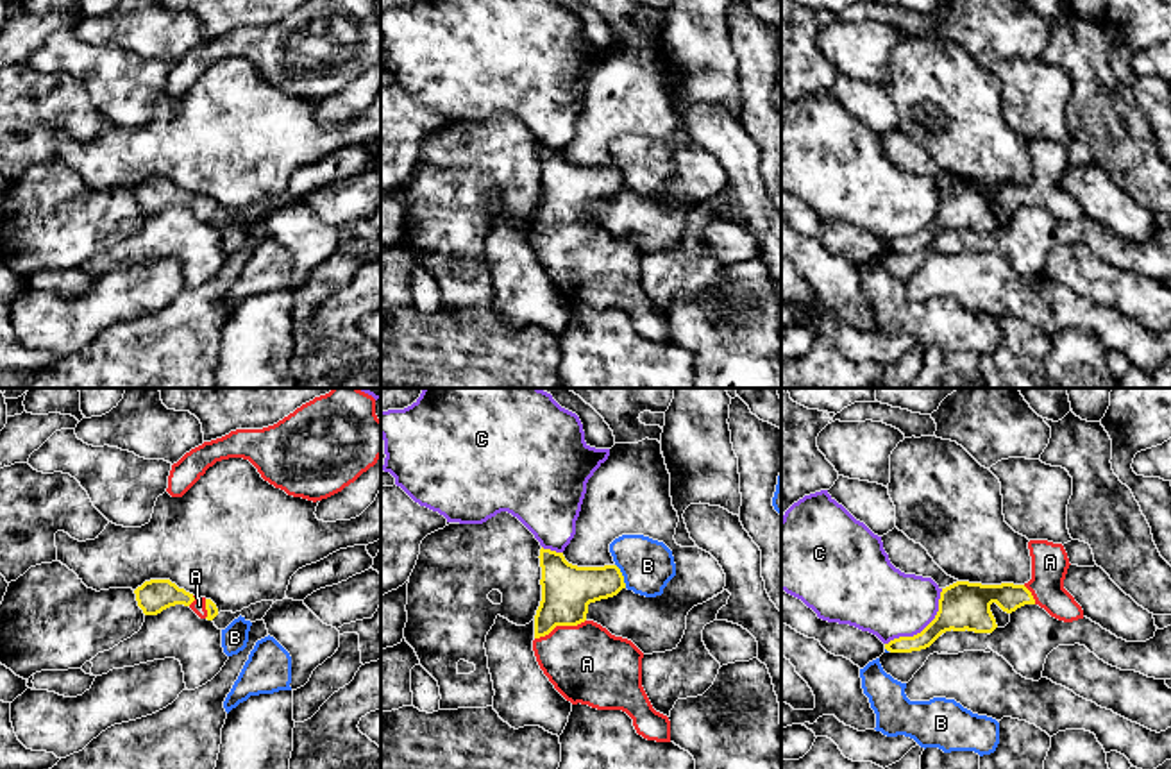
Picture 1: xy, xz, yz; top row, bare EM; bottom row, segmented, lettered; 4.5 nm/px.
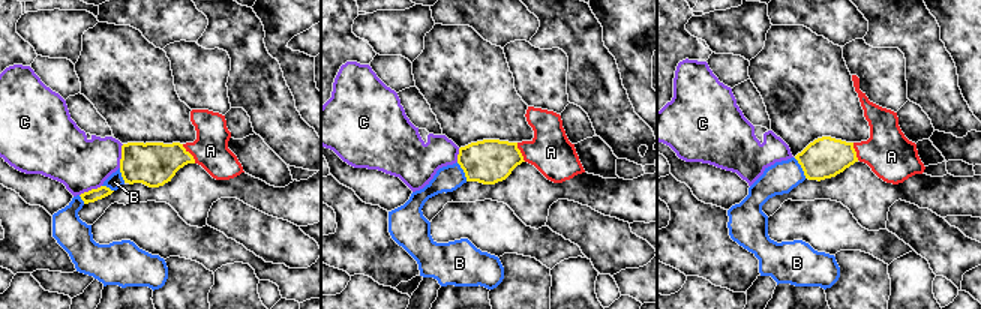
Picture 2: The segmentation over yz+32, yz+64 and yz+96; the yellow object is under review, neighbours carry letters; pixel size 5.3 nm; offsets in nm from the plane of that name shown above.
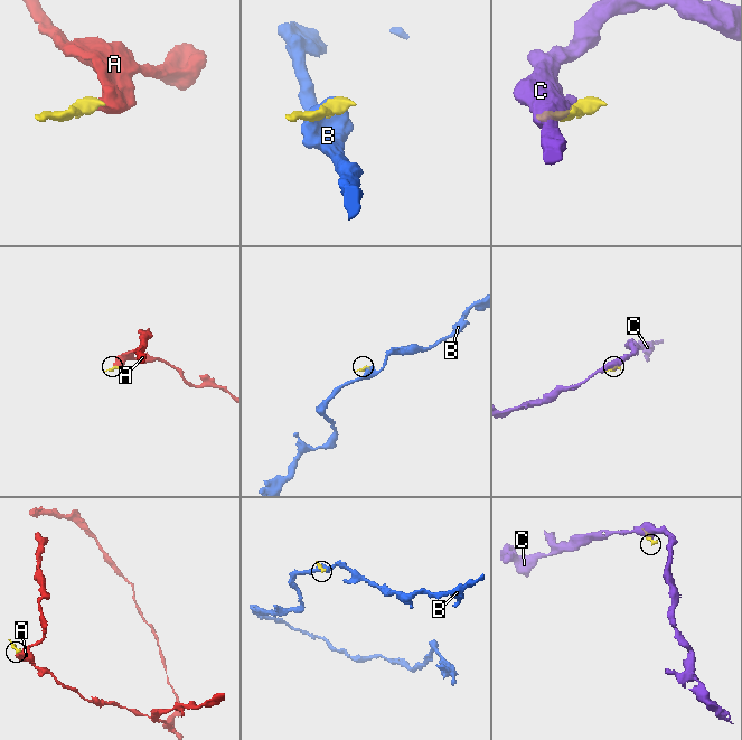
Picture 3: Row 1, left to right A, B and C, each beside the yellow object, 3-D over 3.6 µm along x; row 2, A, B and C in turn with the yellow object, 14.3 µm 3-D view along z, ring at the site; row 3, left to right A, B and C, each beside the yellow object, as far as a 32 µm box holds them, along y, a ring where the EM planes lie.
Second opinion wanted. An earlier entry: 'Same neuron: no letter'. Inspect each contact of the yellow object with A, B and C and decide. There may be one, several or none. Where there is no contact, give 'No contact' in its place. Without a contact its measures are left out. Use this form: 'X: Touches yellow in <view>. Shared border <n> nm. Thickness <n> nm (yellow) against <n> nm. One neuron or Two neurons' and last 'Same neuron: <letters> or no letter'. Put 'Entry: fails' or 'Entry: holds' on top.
Entry: fails
A: Touches yellow in xz. Shared border 240 nm. Thickness 240 nm (yellow) against 360 nm. One neuron
B: Touches yellow in xz. Shared border 120 nm. Thickness 220 nm (yellow) against 240 nm. Two neurons
C: Touches yellow in yz. Shared border 360 nm. Thickness 220 nm (yellow) against 320 nm. Two neurons
Same neuron: A

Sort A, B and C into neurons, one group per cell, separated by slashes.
A / B / C

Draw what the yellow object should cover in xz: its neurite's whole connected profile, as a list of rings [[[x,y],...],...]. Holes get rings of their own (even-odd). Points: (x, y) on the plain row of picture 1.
[[[540,148],[542,200],[535,215],[533,250],[554,288],[572,304],[597,309],[622,309],[633,318],[638,334],[647,340],[670,342],[670,320],[656,311],[642,286],[644,252],[628,238],[611,234],[588,220],[588,204],[617,195],[626,188],[617,165],[577,166],[563,152]]]

